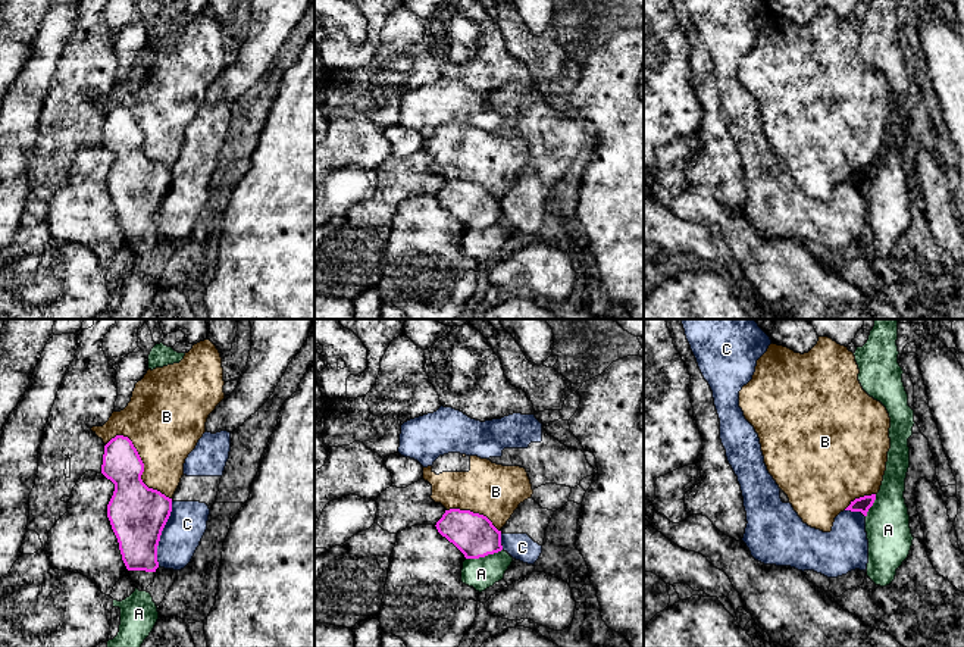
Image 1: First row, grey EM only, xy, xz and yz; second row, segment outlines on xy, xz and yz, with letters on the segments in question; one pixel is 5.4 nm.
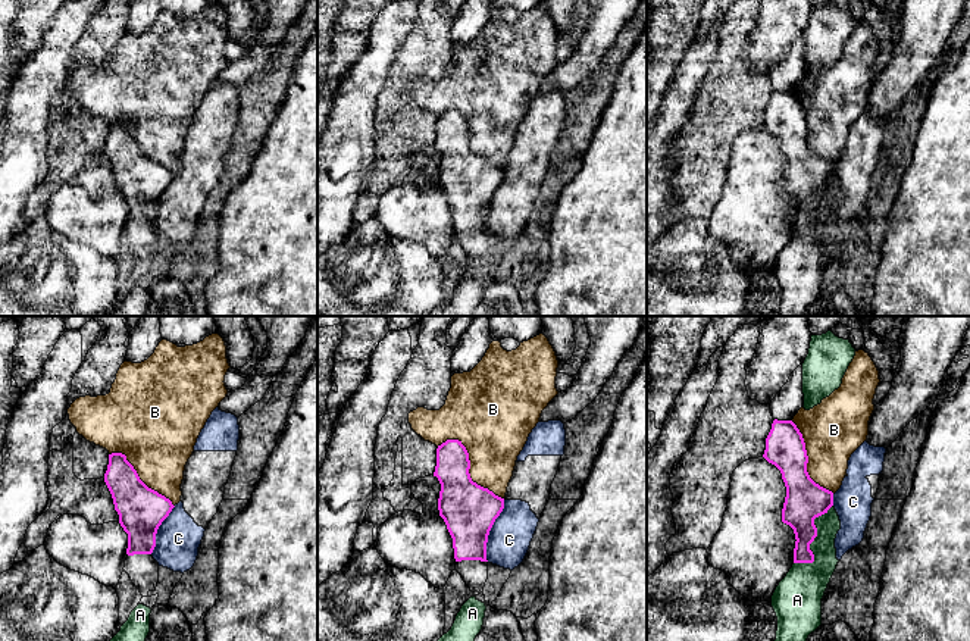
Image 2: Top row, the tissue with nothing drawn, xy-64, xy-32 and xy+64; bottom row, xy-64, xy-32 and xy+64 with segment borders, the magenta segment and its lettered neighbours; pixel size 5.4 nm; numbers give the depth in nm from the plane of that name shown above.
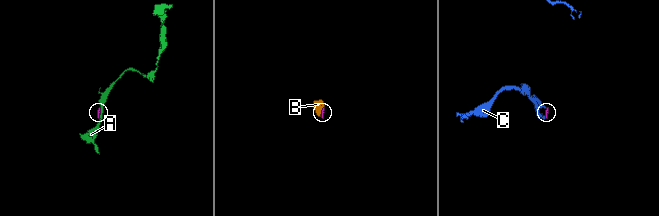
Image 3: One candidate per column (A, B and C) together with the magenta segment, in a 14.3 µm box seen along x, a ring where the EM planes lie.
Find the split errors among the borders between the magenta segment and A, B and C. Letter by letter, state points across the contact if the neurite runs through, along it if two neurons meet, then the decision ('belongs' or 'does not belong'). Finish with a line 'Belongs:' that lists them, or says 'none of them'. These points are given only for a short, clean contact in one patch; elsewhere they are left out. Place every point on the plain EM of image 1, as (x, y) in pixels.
A: does not belong
B: does not belong
C: along xy (172, 172), (172, 181), (157, 216), (157, 236) | does not belong
Belongs: none of them

